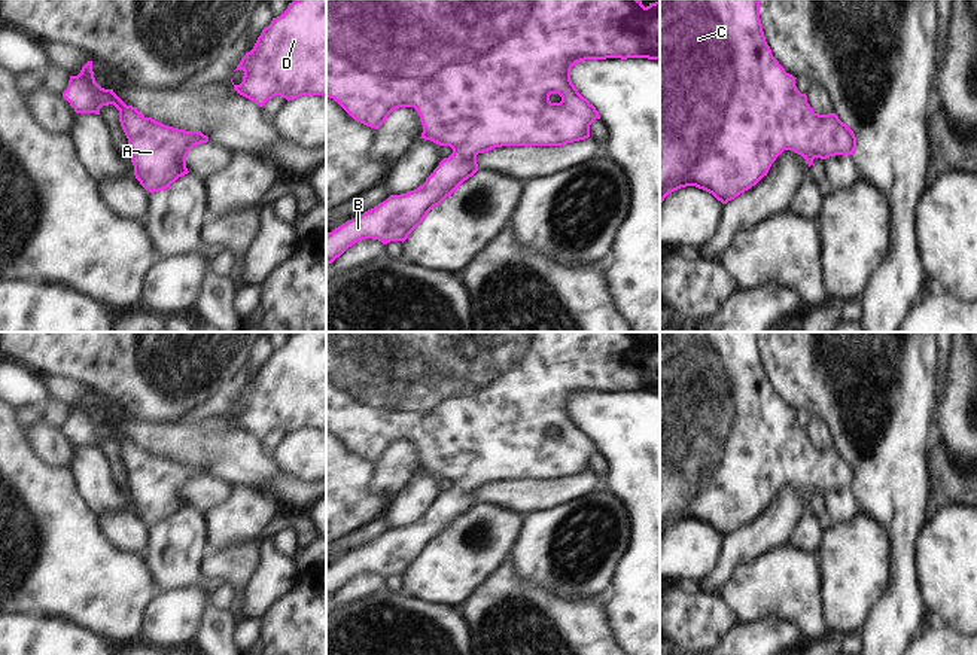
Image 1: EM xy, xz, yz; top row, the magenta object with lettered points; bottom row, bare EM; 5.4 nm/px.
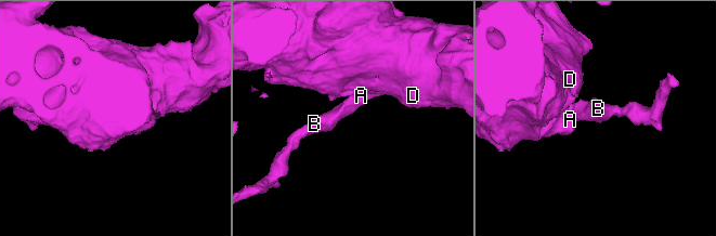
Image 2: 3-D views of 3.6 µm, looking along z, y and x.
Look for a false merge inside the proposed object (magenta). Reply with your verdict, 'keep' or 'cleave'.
keep

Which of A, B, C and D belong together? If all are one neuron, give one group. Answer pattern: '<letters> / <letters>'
A B C D

